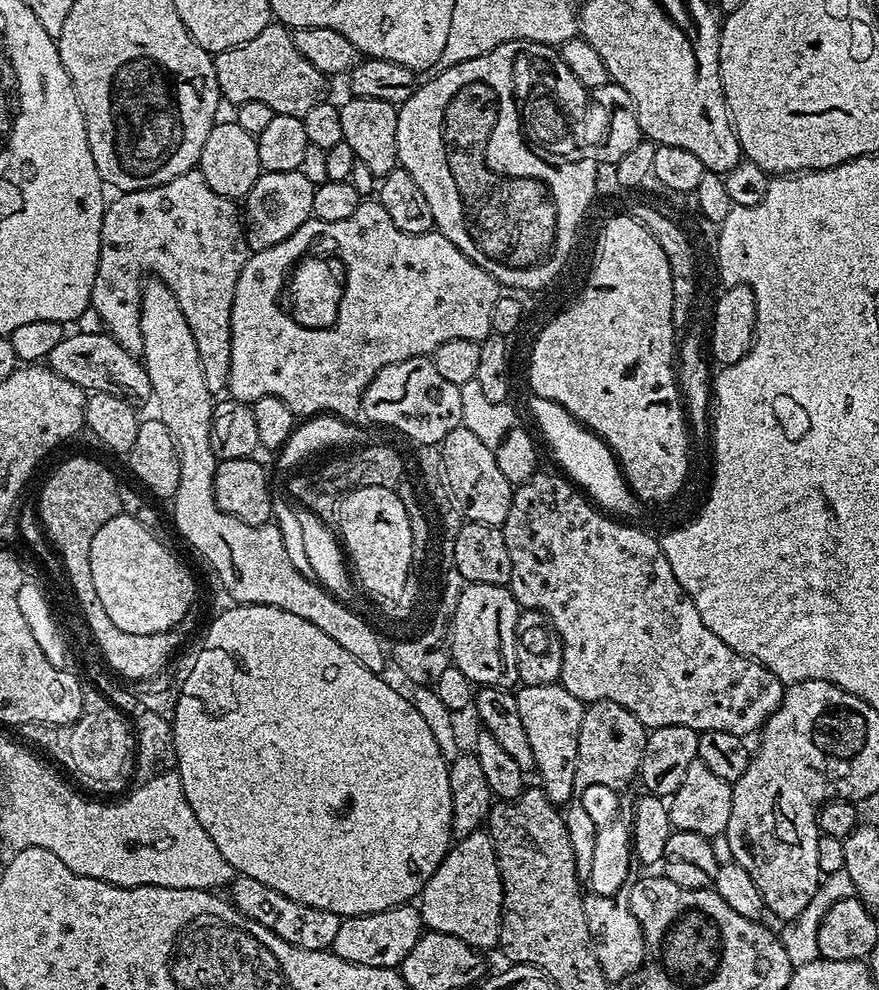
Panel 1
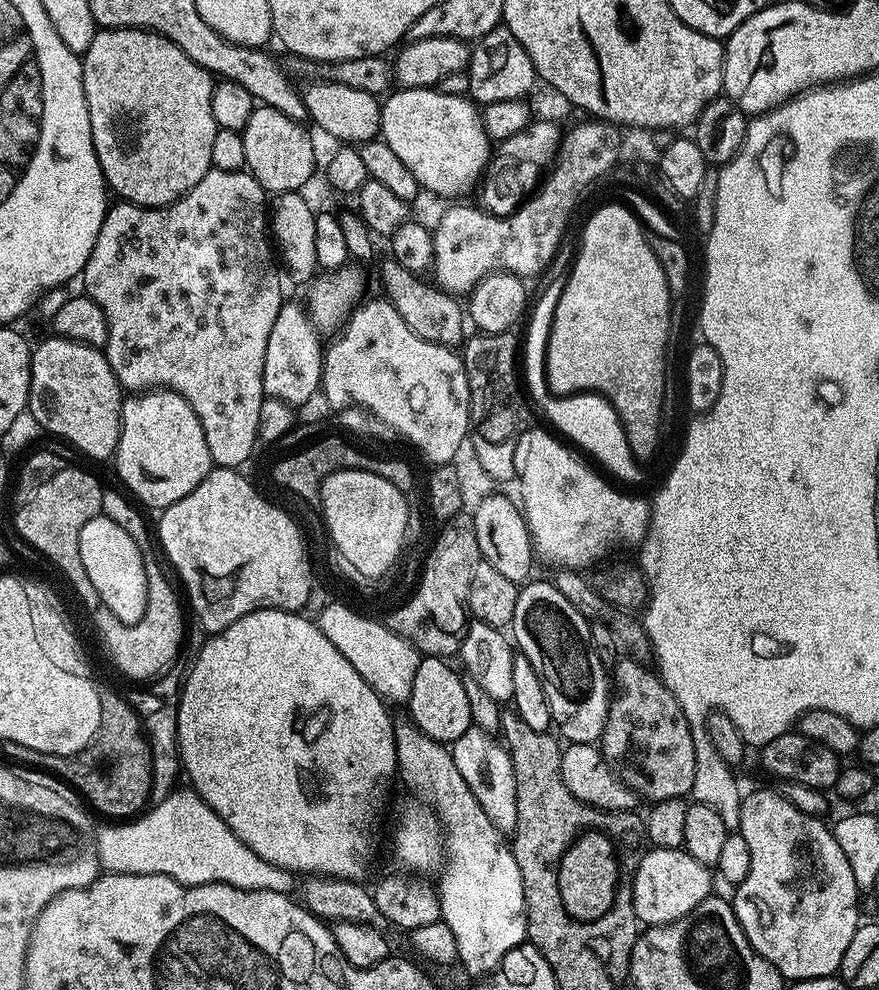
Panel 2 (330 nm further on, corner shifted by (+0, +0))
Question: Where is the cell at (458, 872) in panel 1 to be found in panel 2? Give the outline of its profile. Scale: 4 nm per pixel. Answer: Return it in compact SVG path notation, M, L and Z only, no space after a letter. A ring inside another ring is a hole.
M473 726L466 730L466 734L462 734L462 738L458 738L451 744L450 751L454 758L454 766L458 766L458 774L462 774L462 778L466 778L466 786L470 786L470 794L474 794L474 798L478 798L478 806L482 806L482 810L486 812L486 818L490 818L490 822L499 833L512 834L515 833L516 823L518 822L518 804L516 802L516 783L514 782L512 757L507 747L504 747L501 743L499 745L495 740L496 738L493 735Z

